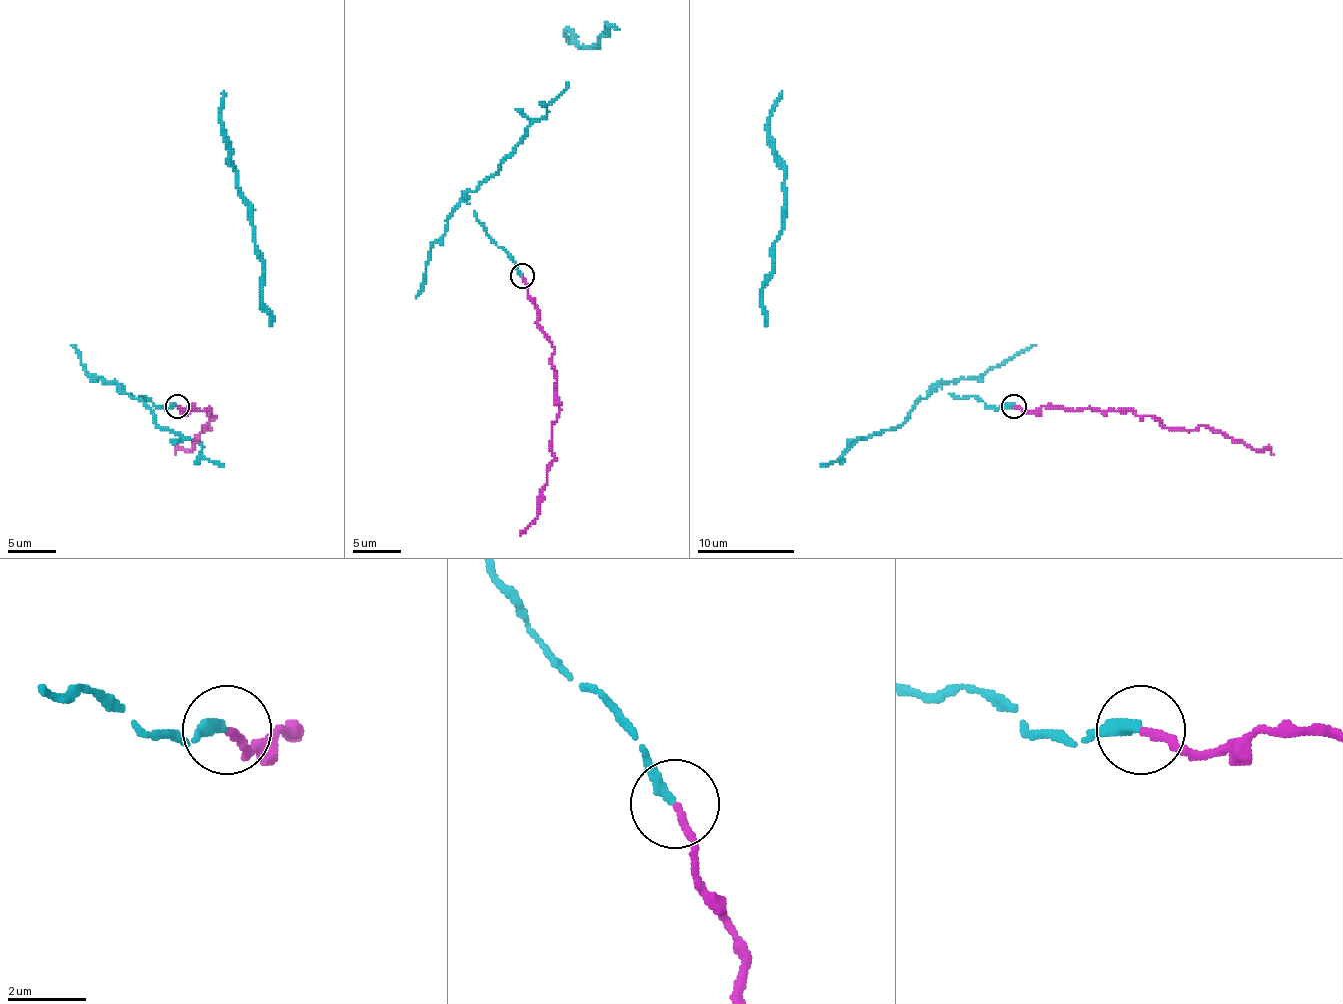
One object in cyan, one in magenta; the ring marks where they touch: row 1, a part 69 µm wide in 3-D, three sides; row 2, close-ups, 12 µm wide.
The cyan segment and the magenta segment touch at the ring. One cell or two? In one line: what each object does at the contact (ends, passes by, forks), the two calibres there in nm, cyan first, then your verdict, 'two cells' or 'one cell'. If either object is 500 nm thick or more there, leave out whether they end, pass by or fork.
cyan ends there; magenta ends there; 280 nm thick on the cyan side, 190 nm on the other; one cell

